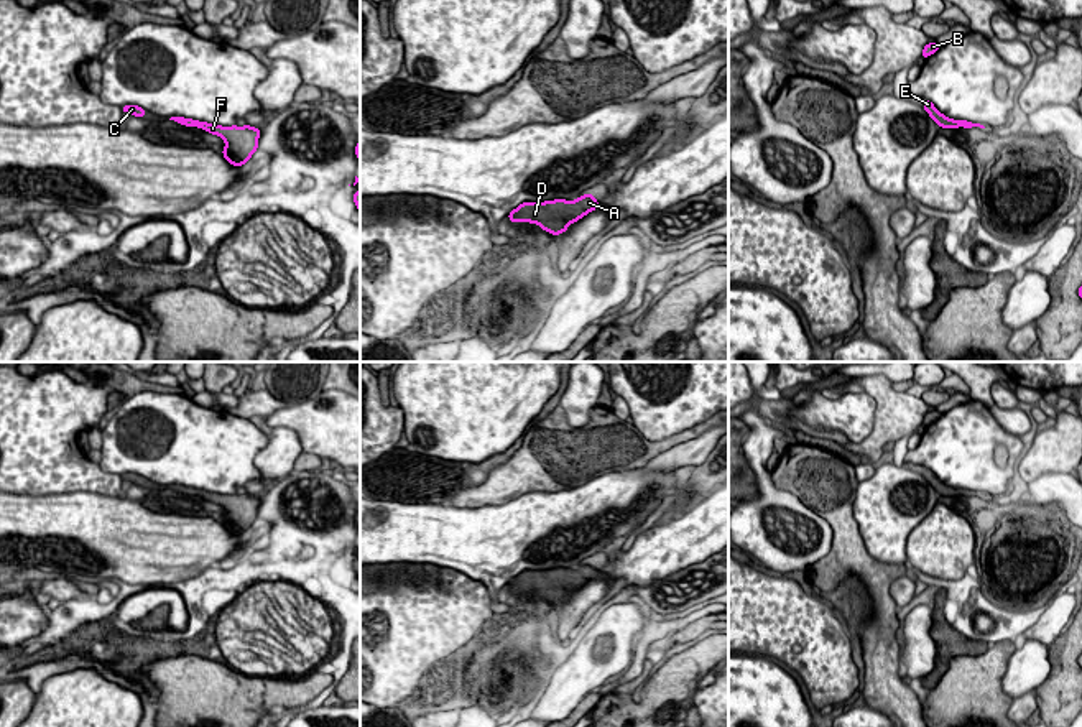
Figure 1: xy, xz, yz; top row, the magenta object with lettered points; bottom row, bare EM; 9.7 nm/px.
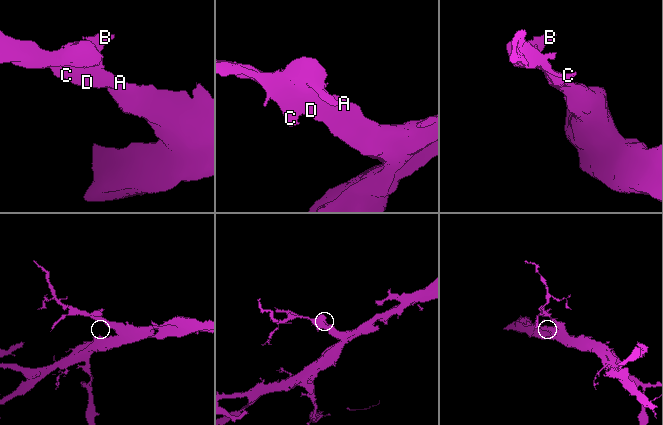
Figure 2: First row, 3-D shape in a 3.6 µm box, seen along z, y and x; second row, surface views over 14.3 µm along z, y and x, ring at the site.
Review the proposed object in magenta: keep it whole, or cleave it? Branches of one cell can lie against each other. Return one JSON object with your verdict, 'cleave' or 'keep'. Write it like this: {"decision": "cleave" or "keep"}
{"decision": "keep"}

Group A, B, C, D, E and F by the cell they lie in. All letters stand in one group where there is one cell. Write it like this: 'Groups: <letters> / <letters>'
Groups: A B C D E F

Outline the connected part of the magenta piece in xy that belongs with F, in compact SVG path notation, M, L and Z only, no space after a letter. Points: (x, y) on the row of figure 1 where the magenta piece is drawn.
M171 117L169 120L186 127L197 127L212 135L220 137L225 141L225 148L222 150L222 155L232 166L243 166L258 150L258 138L261 133L260 128L250 125L222 127L184 117Z

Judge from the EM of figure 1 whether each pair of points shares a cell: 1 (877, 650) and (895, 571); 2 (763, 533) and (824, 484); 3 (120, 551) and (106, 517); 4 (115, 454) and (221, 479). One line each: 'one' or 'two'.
1: one
2: two
3: one
4: one

